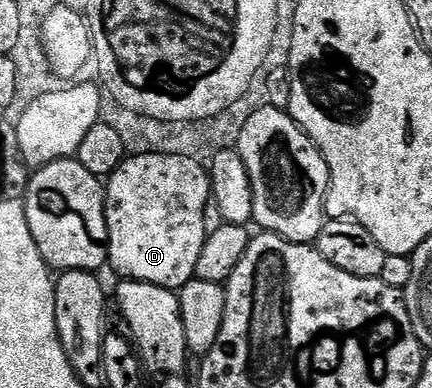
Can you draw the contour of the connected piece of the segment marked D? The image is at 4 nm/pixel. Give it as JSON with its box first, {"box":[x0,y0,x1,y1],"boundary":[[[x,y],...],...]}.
{"box":[104,155,210,291],"boundary":[[[135,155],[129,156],[107,178],[106,192],[104,194],[104,210],[106,211],[106,223],[108,224],[108,265],[116,273],[121,273],[121,278],[129,281],[145,281],[151,285],[157,285],[163,289],[173,291],[180,290],[187,281],[193,280],[198,267],[198,255],[202,255],[202,247],[206,236],[204,229],[204,212],[210,209],[210,173],[201,162],[194,159],[186,159],[182,155]]]}

